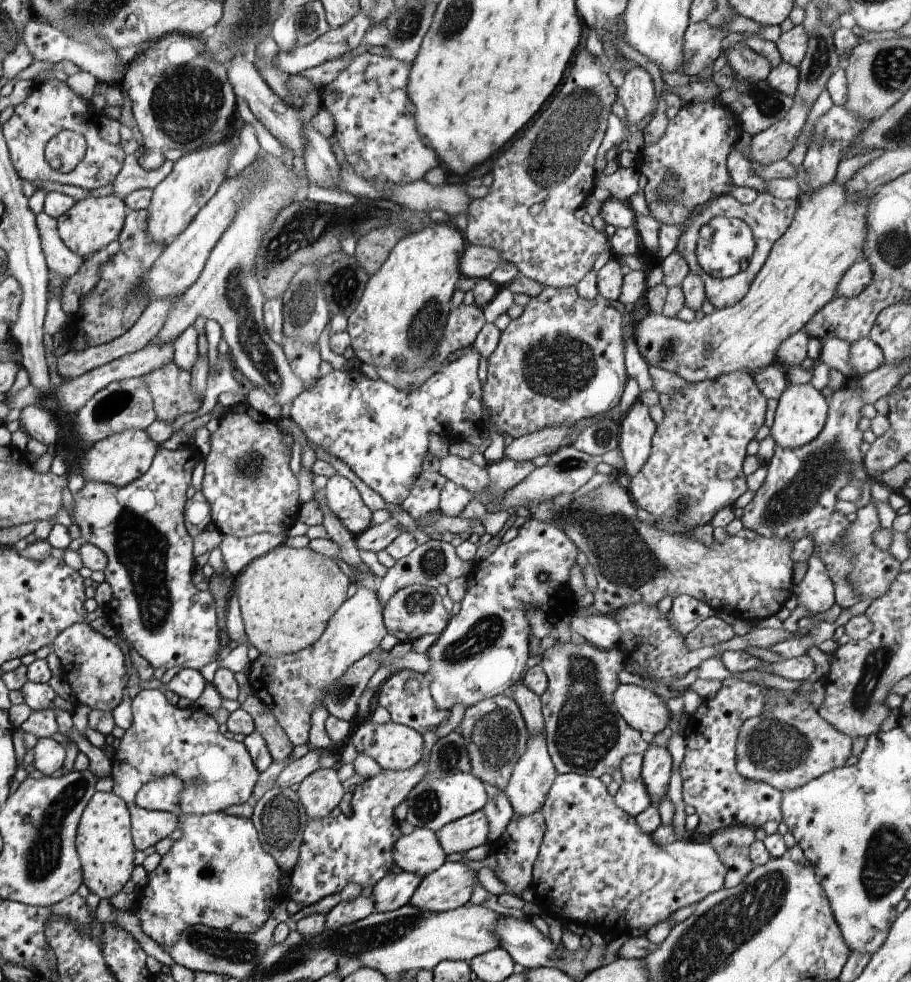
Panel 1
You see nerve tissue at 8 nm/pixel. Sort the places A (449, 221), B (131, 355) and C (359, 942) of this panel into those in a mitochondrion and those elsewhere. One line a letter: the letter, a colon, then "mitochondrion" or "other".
A: other
B: other
C: mitochondrion

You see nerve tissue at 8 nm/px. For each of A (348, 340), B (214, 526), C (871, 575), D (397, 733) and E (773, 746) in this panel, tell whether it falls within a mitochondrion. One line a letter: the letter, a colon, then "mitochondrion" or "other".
A: other
B: other
C: other
D: other
E: mitochondrion

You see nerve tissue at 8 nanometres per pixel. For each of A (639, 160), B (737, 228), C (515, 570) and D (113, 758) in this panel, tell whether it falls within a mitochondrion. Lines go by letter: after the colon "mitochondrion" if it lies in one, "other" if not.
A: other
B: mitochondrion
C: other
D: other

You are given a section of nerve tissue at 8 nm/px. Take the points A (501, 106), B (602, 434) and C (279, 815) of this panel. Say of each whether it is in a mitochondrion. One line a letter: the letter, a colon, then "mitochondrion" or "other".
A: other
B: mitochondrion
C: mitochondrion

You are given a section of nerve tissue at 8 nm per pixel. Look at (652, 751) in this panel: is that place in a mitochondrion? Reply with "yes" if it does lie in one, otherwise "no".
no

